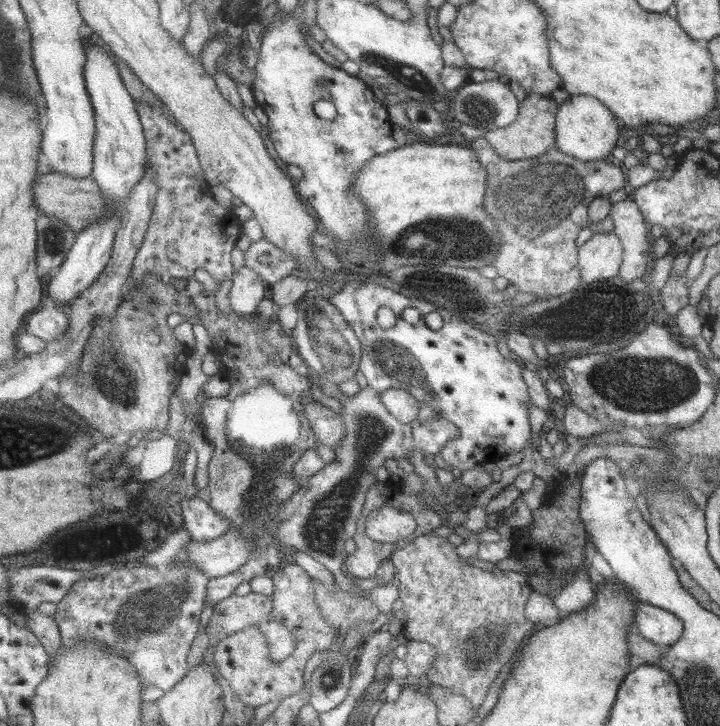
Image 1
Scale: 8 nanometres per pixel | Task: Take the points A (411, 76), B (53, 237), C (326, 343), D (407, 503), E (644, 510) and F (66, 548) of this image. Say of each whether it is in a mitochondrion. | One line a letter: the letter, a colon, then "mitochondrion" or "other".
A: mitochondrion
B: mitochondrion
C: mitochondrion
D: other
E: other
F: other

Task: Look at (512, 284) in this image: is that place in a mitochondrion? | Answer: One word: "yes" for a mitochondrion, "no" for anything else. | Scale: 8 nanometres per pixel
no

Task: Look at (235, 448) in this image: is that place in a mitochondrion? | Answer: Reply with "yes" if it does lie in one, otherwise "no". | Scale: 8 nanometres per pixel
no

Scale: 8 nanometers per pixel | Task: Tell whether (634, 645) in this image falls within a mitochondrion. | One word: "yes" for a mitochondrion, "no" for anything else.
no

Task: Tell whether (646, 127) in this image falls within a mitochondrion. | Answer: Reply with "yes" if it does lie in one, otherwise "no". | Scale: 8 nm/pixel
no

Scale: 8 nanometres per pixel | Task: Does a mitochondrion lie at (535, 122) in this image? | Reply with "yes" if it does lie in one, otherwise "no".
no

